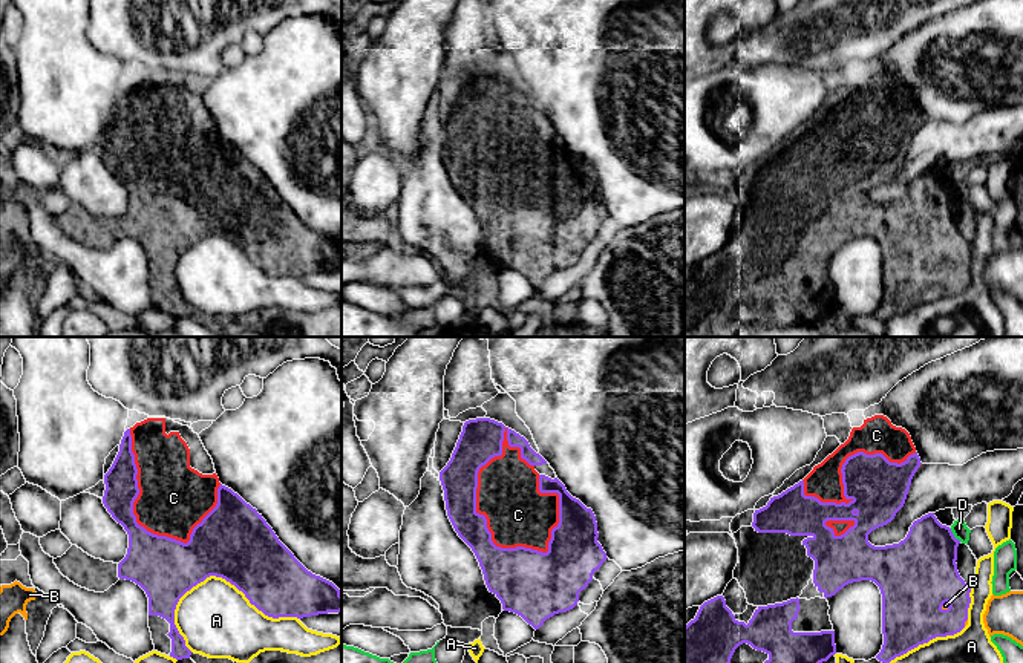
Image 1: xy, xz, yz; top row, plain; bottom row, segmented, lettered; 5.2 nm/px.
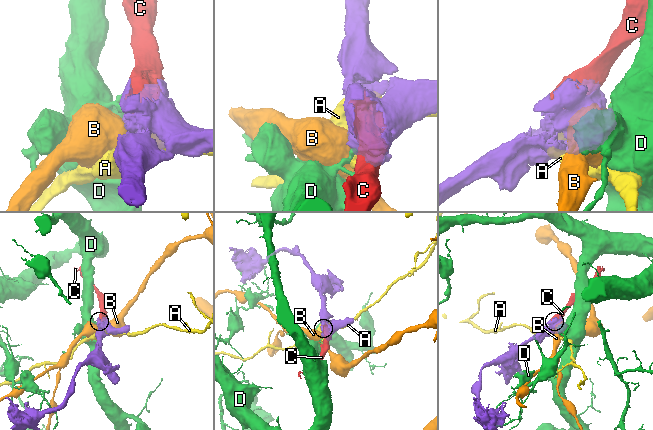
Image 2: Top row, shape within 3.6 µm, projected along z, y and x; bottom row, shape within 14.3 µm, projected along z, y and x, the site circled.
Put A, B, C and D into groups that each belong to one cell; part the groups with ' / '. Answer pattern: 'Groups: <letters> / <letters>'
Groups: A / B / C / D

